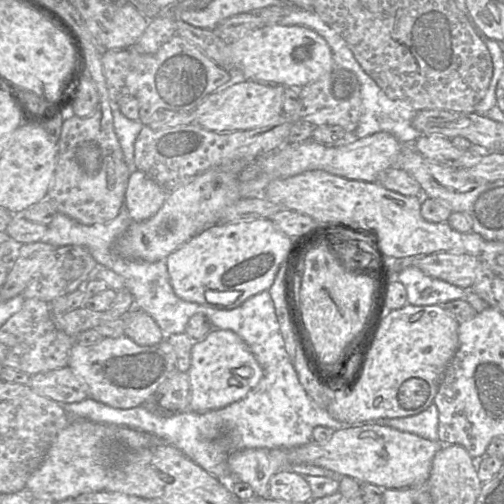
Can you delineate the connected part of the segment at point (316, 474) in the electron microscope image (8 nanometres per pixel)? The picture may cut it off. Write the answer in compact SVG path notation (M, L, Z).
M298 464L289 470L301 474L309 483L314 499L335 494L339 491L341 475L319 466Z

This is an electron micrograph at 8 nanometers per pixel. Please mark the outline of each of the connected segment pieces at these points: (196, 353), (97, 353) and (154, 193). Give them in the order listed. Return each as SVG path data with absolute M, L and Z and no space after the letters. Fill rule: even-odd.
M213 328L202 340L195 341L191 350L191 366L187 374L190 379L190 409L203 413L220 409L246 397L263 376L263 369L244 340L231 330Z
M126 335L104 337L99 343L88 346L74 341L70 350L68 367L86 385L90 398L119 409L130 409L142 405L168 375L177 370L175 351L166 339L152 346L140 346Z
M136 169L130 174L125 193L125 206L131 220L140 222L155 215L168 193L151 177Z

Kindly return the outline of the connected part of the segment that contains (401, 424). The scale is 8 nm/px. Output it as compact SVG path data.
M432 403L427 409L413 416L384 418L371 423L386 425L403 432L413 433L430 441L439 440L439 410L435 403Z

